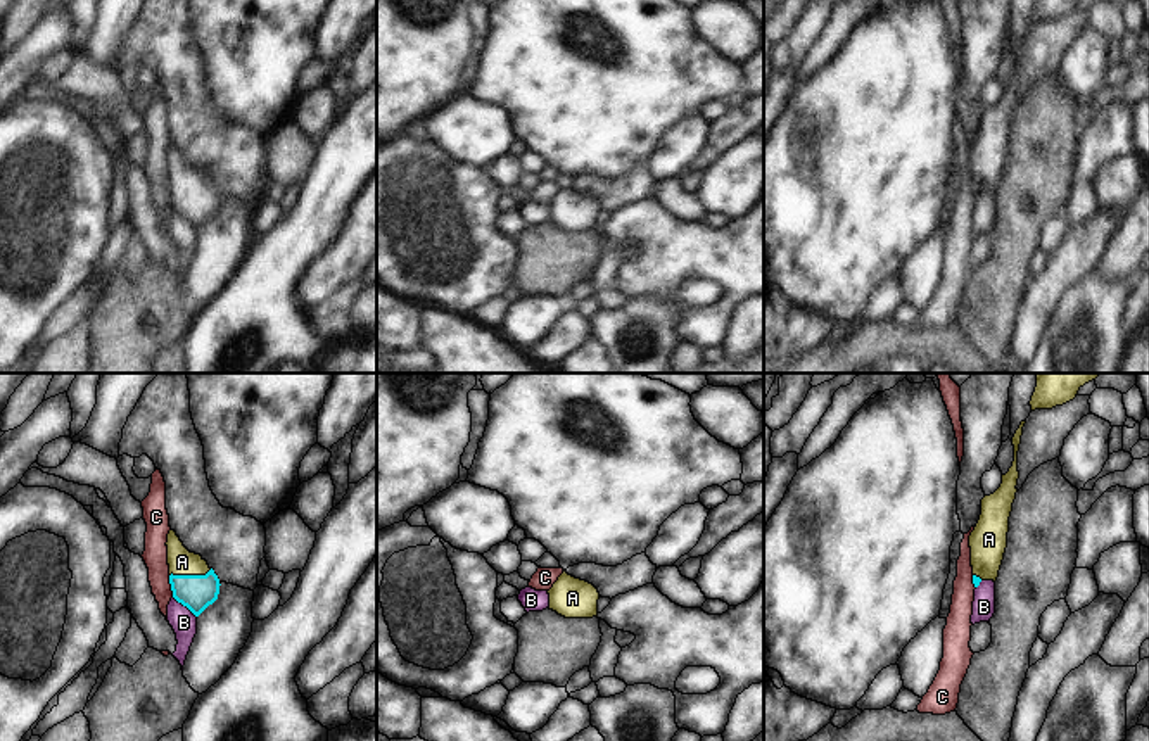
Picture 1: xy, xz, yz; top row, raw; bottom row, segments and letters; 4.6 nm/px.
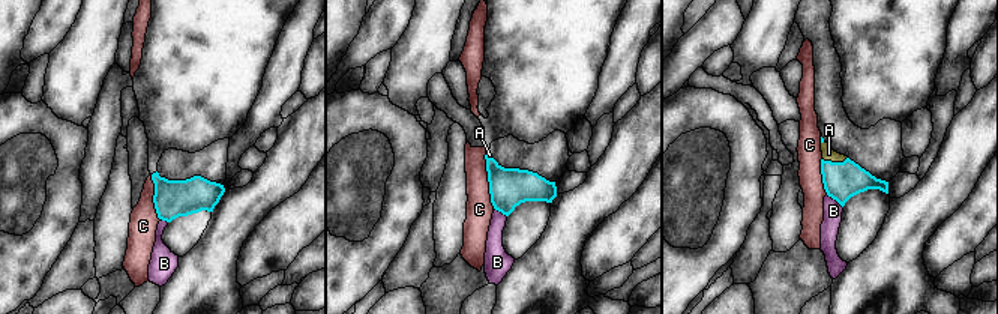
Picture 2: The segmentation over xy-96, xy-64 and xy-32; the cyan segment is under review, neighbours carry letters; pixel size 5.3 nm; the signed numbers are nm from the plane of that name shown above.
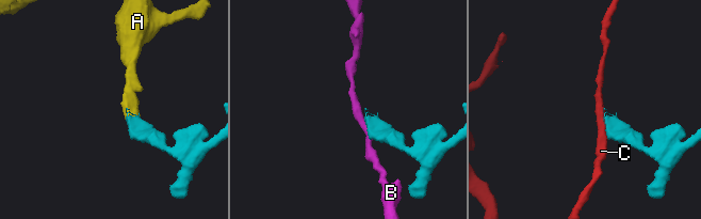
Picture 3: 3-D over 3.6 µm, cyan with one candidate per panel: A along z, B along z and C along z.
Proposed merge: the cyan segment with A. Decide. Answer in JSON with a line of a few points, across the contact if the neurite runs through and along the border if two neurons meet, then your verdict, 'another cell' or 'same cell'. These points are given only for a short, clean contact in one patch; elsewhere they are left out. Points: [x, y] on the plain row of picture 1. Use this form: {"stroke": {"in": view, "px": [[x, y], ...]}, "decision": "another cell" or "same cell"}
{"stroke": {"in": "xy", "px": [[194, 204], [190, 189], [182, 175]]}, "decision": "same cell"}

